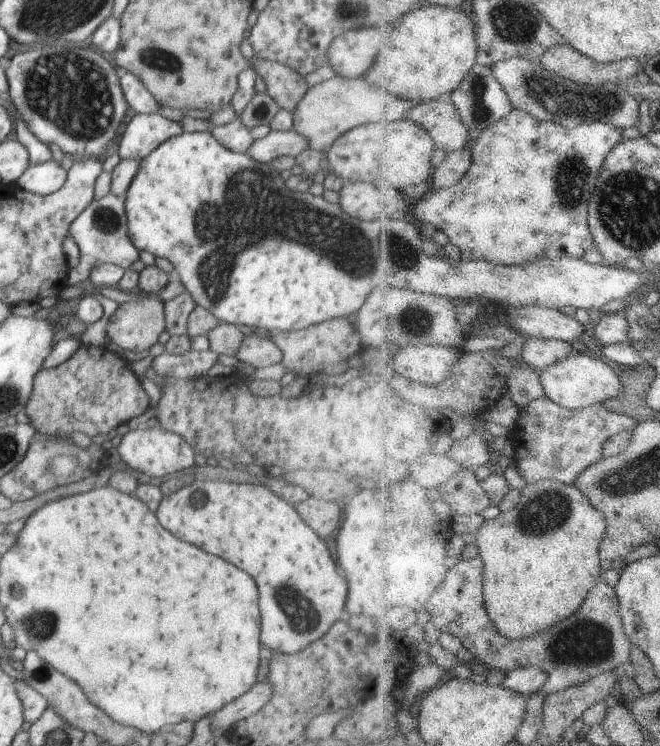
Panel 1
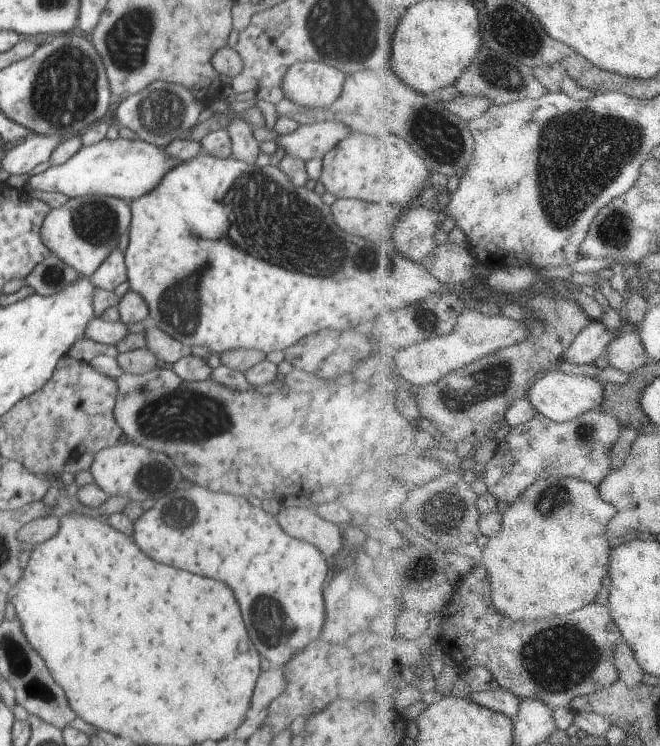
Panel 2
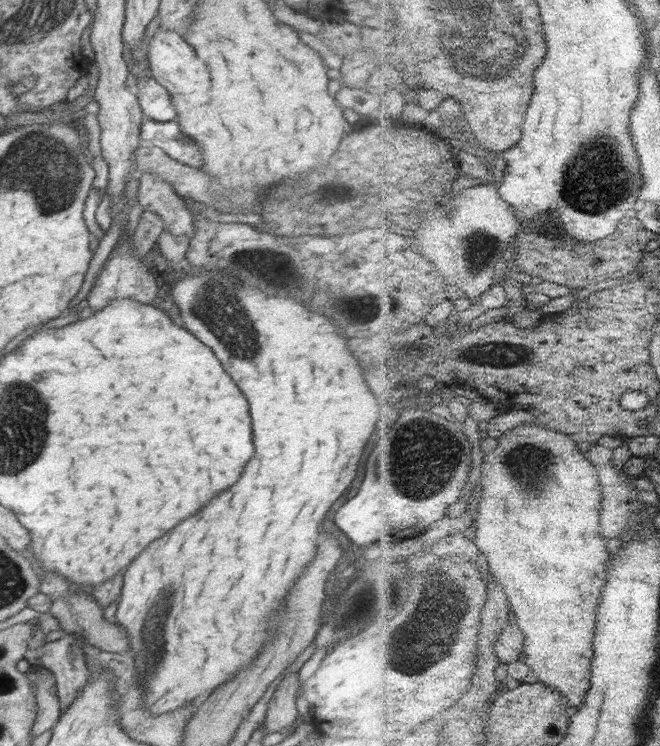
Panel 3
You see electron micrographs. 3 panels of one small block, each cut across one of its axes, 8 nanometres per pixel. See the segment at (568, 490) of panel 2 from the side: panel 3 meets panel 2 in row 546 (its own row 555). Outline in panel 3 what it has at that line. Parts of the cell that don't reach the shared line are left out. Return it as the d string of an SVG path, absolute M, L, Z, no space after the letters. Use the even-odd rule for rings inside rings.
M520 425L508 431L500 438L499 445L492 452L484 454L481 464L482 485L485 490L475 521L477 527L476 544L481 552L487 555L490 571L497 577L508 593L511 602L511 609L517 617L517 623L526 633L527 641L525 646L526 662L531 666L533 673L538 680L550 685L570 701L573 713L585 705L588 692L592 686L592 660L594 660L594 638L596 638L596 624L598 624L598 608L609 580L609 565L614 559L610 554L608 542L602 533L602 511L604 508L603 487L600 473L594 462L585 457L577 440L564 431L551 429L546 425Z

